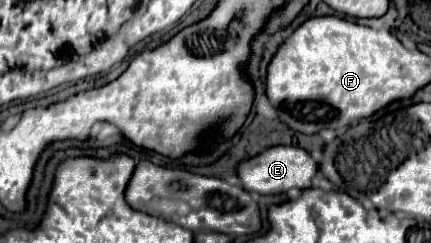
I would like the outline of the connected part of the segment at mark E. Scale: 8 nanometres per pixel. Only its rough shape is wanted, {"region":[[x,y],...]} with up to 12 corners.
{"region":[[268,148],[238,170],[248,192],[308,190],[318,162],[304,148]]}

